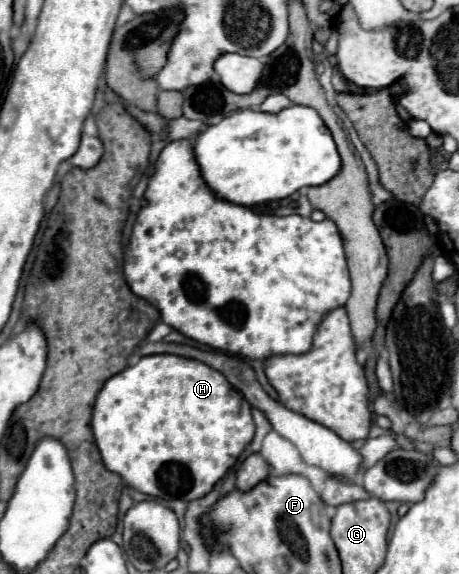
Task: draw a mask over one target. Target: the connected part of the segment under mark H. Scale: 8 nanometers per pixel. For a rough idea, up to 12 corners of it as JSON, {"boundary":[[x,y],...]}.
{"boundary":[[146,355],[104,383],[104,465],[204,497],[252,441],[206,363]]}

